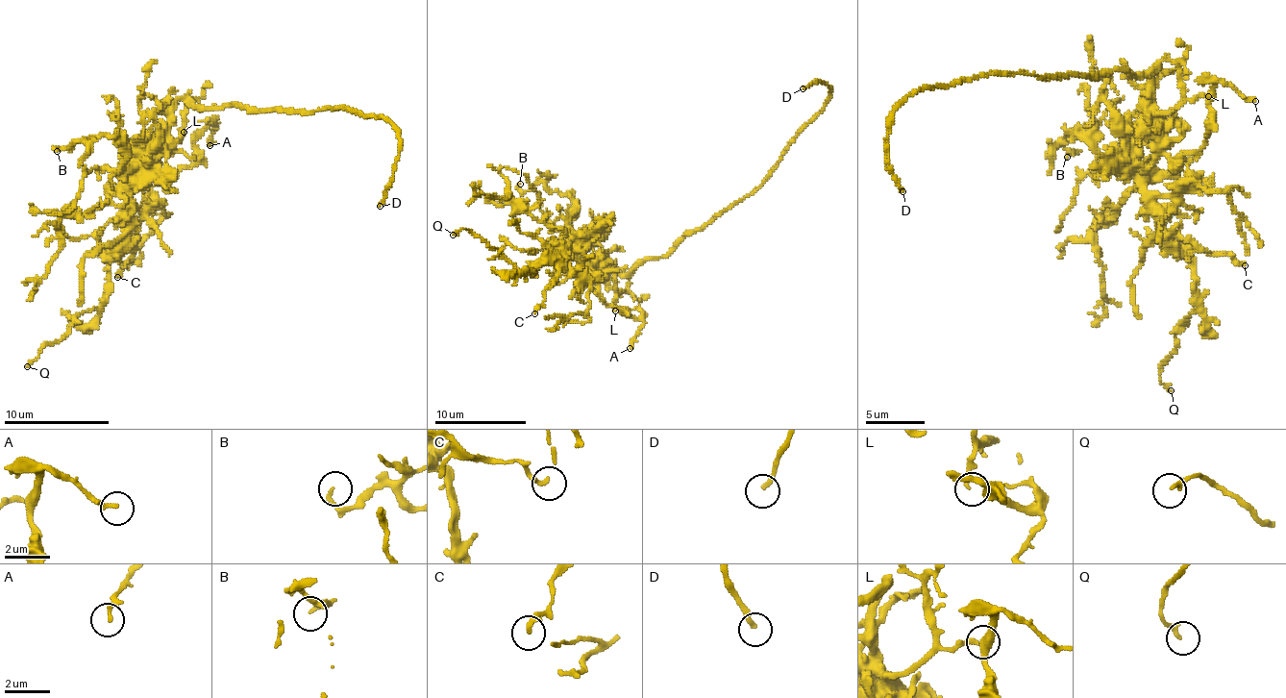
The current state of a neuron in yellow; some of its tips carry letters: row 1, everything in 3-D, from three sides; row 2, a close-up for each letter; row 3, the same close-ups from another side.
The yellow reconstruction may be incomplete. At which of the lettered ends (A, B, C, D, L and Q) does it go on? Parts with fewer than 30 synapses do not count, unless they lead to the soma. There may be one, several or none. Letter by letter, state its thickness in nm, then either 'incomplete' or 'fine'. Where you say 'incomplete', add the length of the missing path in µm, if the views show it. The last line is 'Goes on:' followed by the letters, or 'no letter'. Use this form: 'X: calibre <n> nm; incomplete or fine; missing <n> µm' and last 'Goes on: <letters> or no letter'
A: calibre 200 nm; fine
B: calibre 140 nm; fine
C: calibre 240 nm; fine
D: calibre 200 nm; incomplete; missing 40 µm
L: calibre 150 nm; fine
Q: calibre 200 nm; fine
Goes on: D

